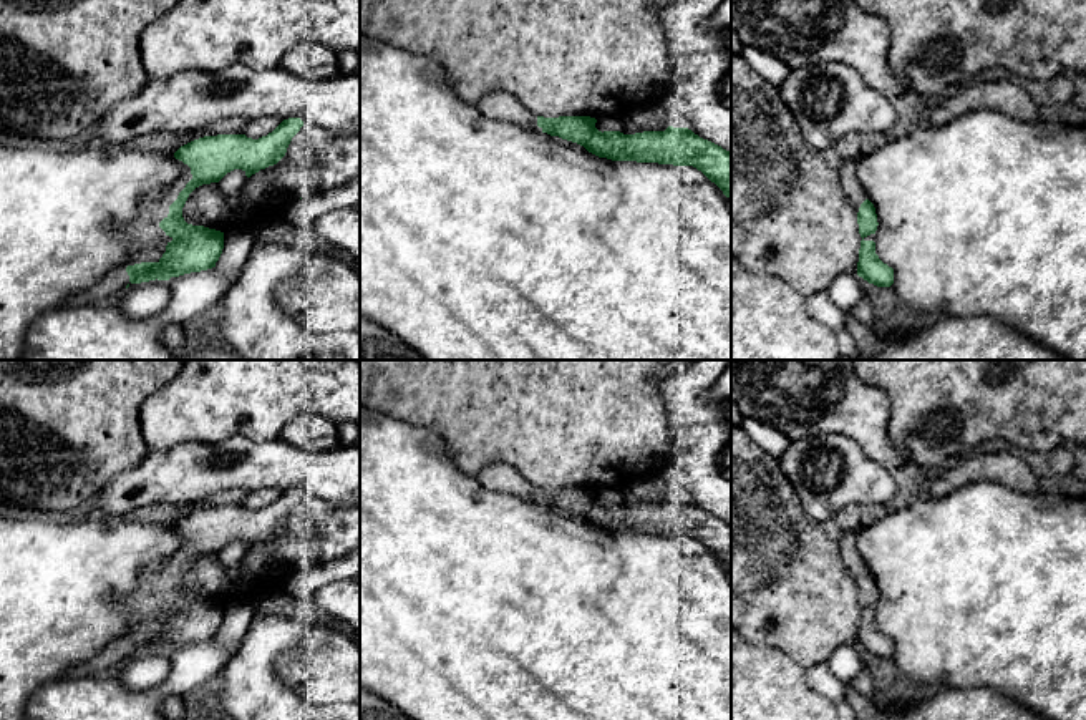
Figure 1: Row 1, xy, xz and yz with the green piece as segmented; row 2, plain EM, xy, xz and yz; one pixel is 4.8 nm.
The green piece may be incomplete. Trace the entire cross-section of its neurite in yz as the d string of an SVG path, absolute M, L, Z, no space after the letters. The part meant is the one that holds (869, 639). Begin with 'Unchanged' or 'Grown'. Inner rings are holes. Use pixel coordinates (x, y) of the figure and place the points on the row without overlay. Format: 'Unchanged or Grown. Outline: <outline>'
Grown. Outline: M857 531L849 533L841 544L841 557L857 584L859 606L862 609L859 620L857 647L877 659L894 655L894 640L884 635L875 625L877 586L874 576L857 546Z

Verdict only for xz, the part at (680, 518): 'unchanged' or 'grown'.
grown

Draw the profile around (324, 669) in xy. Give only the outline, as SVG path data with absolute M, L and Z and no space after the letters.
M312 619L300 645L284 652L275 660L275 670L285 685L313 705L360 703L360 642Z

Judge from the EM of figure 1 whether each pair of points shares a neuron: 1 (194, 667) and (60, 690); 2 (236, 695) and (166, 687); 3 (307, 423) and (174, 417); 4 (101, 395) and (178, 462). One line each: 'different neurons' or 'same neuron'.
1: same neuron
2: different neurons
3: different neurons
4: different neurons

